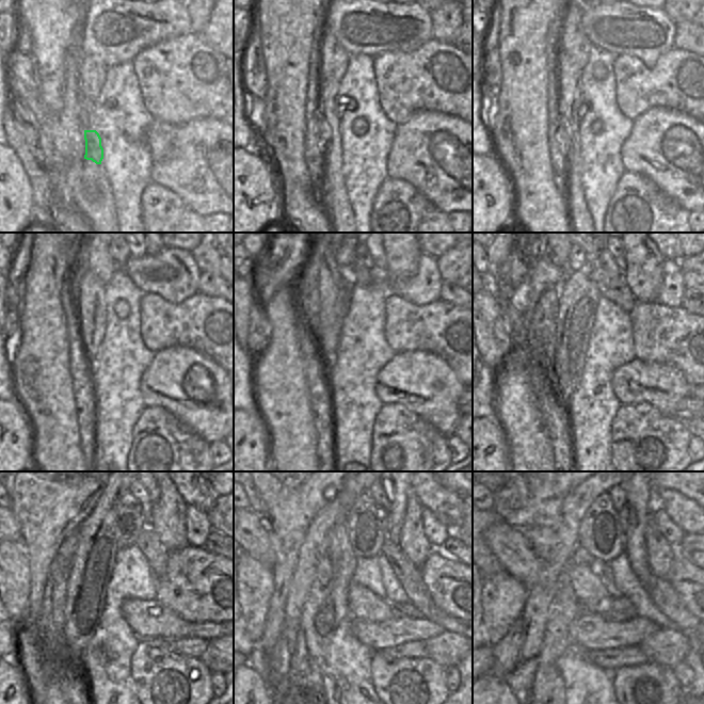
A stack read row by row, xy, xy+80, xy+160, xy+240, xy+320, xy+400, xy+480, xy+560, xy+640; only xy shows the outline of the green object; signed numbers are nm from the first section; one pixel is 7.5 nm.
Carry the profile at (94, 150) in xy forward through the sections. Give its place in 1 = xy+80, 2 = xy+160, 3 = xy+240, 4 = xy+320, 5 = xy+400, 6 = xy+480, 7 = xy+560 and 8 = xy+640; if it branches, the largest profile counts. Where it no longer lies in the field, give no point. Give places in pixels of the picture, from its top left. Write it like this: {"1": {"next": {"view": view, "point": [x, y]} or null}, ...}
{"1": {"next": {"view": "xy+80", "point": [337, 204]}}, "2": {"next": {"view": "xy+160", "point": [568, 72]}}, "3": {"next": {"view": "xy+240", "point": [91, 318]}}, "4": {"next": {"view": "xy+320", "point": [331, 275]}}, "5": {"next": {"view": "xy+400", "point": [559, 254]}}, "6": {"next": null}, "7": {"next": null}, "8": {"next": null}}

